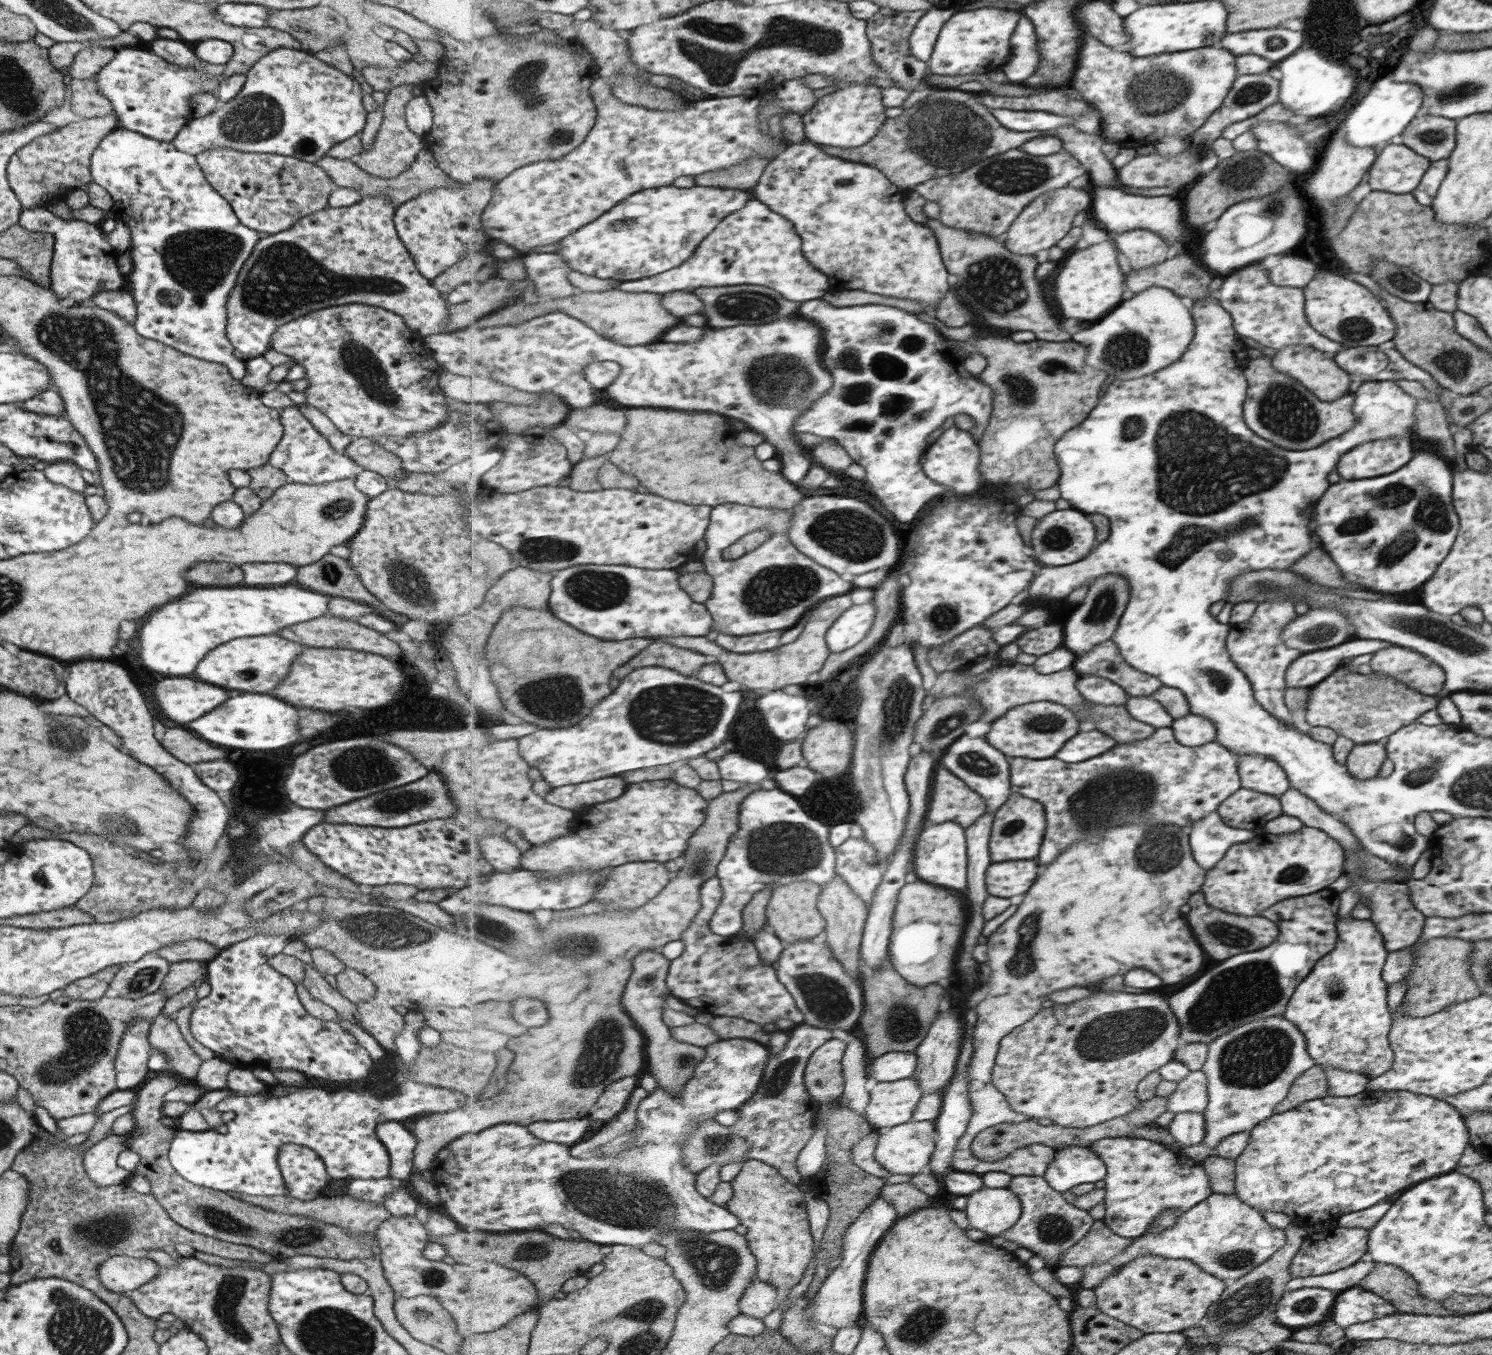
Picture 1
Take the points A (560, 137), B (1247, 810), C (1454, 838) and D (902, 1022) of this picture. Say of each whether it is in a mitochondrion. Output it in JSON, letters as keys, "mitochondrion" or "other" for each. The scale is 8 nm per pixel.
{"A":"mitochondrion","B":"other","C":"other","D":"mitochondrion"}

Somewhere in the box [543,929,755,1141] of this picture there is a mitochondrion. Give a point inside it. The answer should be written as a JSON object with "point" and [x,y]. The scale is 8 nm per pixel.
{"point":[604,1043]}

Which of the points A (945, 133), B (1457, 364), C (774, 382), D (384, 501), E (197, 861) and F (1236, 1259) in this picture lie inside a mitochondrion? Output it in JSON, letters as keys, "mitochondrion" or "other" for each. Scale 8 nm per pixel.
{"A":"mitochondrion","B":"mitochondrion","C":"mitochondrion","D":"other","E":"other","F":"mitochondrion"}

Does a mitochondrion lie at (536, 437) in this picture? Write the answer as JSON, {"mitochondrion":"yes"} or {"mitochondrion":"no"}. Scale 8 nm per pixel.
{"mitochondrion":"no"}

